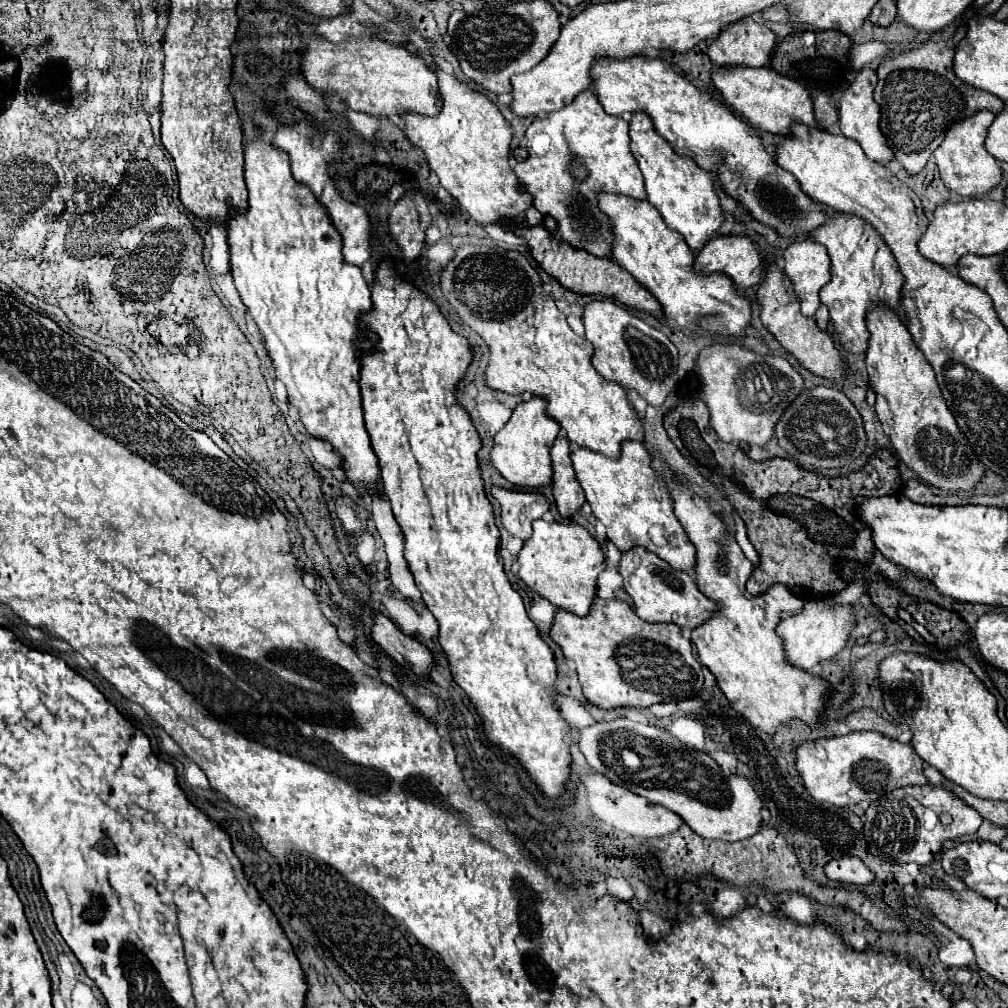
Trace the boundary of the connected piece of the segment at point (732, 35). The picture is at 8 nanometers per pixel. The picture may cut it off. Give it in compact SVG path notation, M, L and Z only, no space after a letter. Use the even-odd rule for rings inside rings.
M751 17L723 27L717 39L709 41L707 55L713 65L769 67L769 51L775 47L775 35L769 27Z

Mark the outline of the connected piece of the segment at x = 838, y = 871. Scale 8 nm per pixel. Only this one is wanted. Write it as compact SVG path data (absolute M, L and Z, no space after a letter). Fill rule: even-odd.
M857 857L833 859L823 869L825 869L827 879L837 881L837 883L845 883L845 885L871 883L873 881L873 873Z

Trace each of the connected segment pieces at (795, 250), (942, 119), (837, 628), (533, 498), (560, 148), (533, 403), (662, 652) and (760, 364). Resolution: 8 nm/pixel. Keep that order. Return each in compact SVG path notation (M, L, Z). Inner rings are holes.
M803 239L791 243L785 253L785 273L793 281L801 301L801 313L813 317L819 307L819 289L831 279L831 261L827 249L815 241Z
M959 23L949 39L927 41L911 51L885 57L877 69L879 83L875 87L875 101L881 107L881 133L885 135L895 161L899 161L907 173L919 173L925 167L935 147L943 141L943 135L949 129L949 119L953 125L979 109L989 109L997 115L1003 107L999 97L969 87L953 75L951 61L957 43L963 37L965 23Z
M807 601L801 613L785 617L777 625L777 635L783 639L787 663L791 663L797 669L809 671L817 663L833 659L845 647L853 623L855 623L853 605L835 605L833 609L829 609L821 601Z
M493 487L491 495L501 505L501 525L513 537L523 541L531 535L531 523L549 509L549 501L543 495L531 491L507 491Z
M585 89L561 111L535 117L527 129L527 153L529 157L517 163L513 171L527 185L527 193L533 197L533 207L559 223L561 235L557 233L557 239L597 257L611 257L613 235L607 229L605 215L597 209L595 193L605 191L645 199L643 175L631 153L629 123L623 117L605 113L597 95L591 89ZM573 155L587 165L587 181L577 181L567 169Z
M533 397L515 407L511 419L495 435L495 445L491 449L493 467L517 487L545 487L551 483L551 447L559 433L559 425L547 417L545 399Z
M597 597L593 599L585 617L579 617L567 609L557 609L551 627L551 639L563 649L565 659L575 663L587 701L601 709L651 707L653 703L691 699L703 689L701 663L693 657L691 641L683 635L681 627L673 623L647 623L639 619L625 601L603 601Z
M709 345L697 357L703 379L703 401L711 413L711 427L727 443L765 445L773 437L773 423L781 411L805 391L803 377L783 357L763 357L739 345Z

